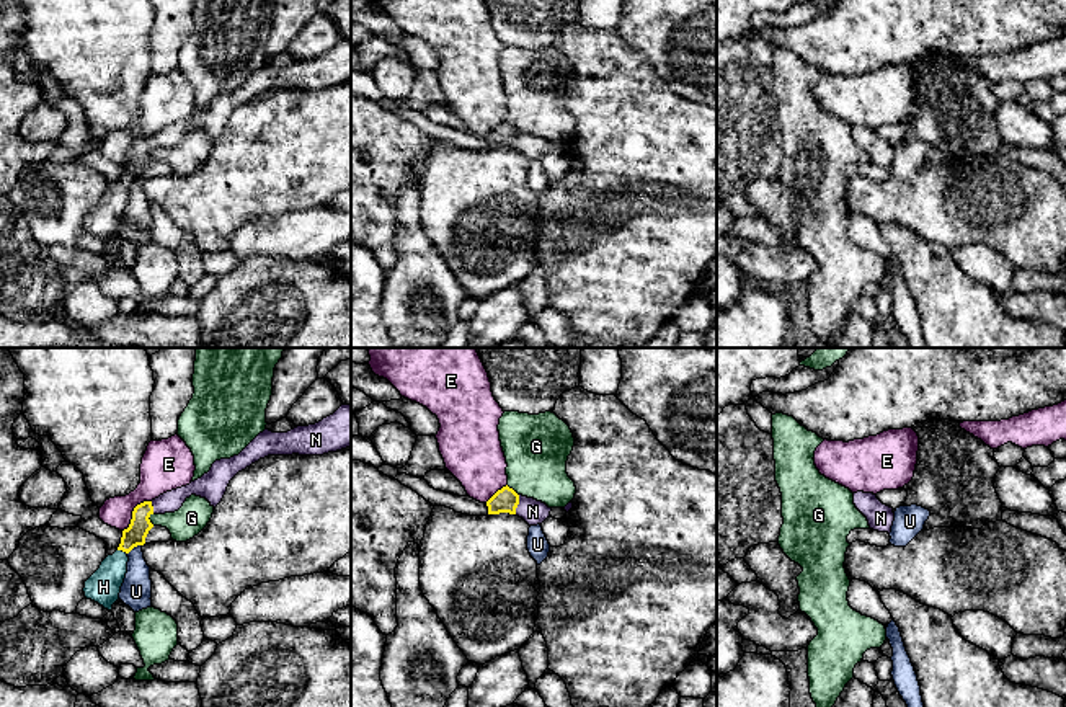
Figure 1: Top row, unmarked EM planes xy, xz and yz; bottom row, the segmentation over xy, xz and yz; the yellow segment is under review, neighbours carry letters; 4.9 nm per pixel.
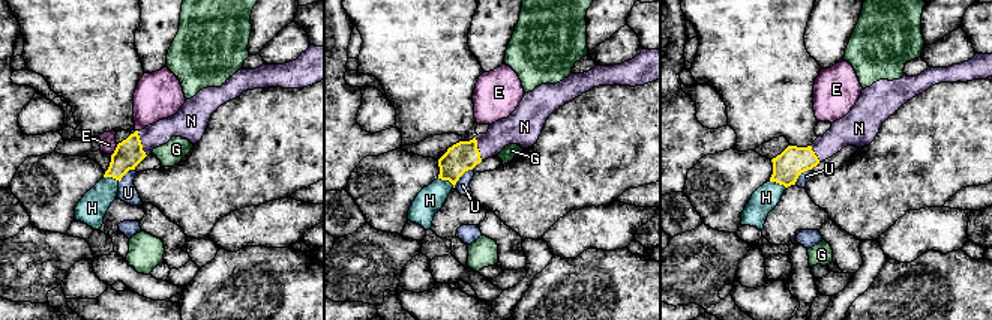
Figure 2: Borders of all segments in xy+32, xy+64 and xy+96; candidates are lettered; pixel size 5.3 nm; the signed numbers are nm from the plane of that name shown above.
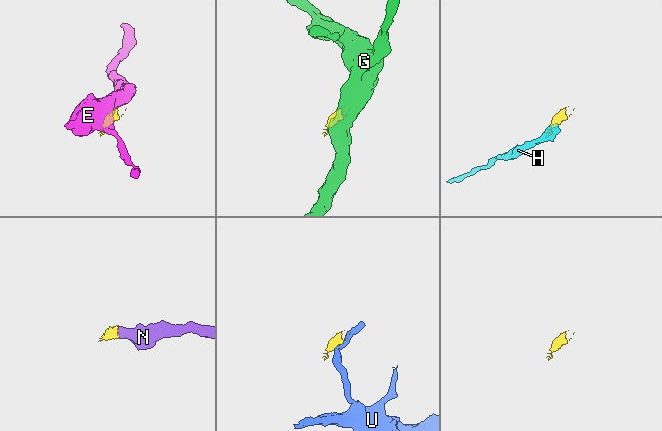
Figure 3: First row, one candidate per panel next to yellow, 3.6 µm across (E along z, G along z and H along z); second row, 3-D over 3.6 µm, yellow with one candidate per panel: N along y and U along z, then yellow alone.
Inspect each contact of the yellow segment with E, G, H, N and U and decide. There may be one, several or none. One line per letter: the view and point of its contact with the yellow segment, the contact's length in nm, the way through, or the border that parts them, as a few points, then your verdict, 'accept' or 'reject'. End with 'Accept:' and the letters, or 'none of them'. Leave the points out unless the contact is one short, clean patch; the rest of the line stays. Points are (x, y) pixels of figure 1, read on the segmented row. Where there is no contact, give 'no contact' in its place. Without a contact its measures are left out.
E: xy (133, 511) | 220 nm | along xy (151, 500), (144, 500), (134, 508), (131, 523), (123, 531) | reject
G: xy (149, 520) | 70 nm | along xy (151, 513), (149, 520), (154, 524) | reject
H: xy (123, 551) | 50 nm | across xy (136, 533), (123, 551), (103, 586) | accept
N: xz (518, 503) | 100 nm | across xz (505, 500), (518, 503), (532, 511) | accept
U: xy (134, 546) | 90 nm | along xy (141, 544), (128, 554) | reject
Accept: H, N

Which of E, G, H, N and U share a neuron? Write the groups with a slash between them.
E / G / H N / U

